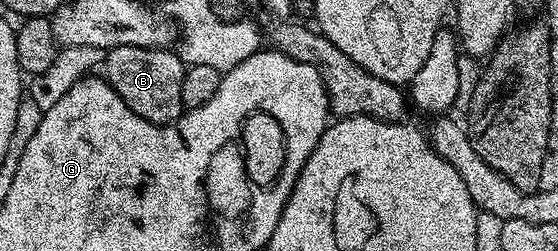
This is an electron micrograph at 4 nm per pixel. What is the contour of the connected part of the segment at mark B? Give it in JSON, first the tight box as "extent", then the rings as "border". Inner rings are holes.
{"extent":[103,47,185,125],"border":[[[113,47],[106,50],[103,65],[107,68],[105,79],[125,99],[125,103],[141,119],[154,125],[168,125],[183,116],[181,79],[185,62],[178,52],[153,47]]]}

